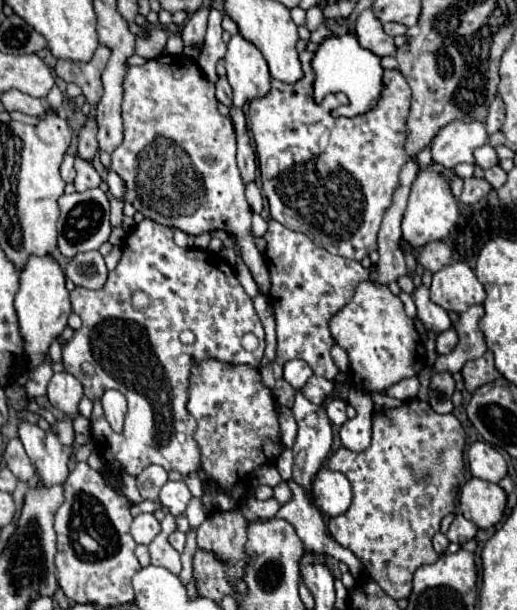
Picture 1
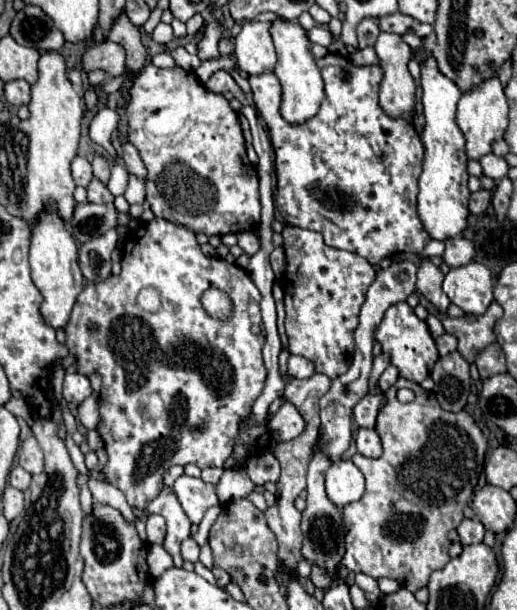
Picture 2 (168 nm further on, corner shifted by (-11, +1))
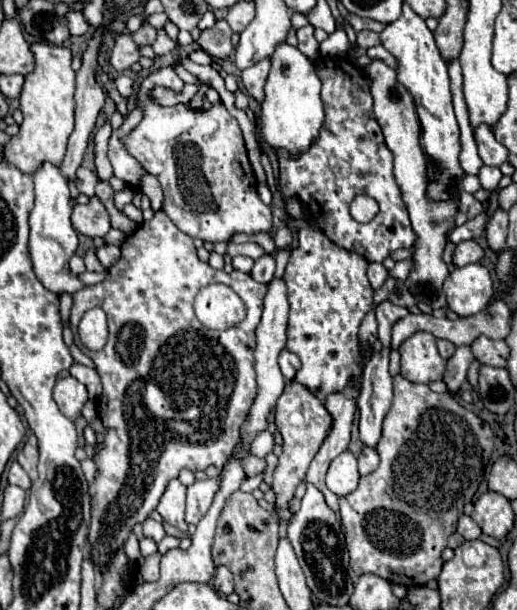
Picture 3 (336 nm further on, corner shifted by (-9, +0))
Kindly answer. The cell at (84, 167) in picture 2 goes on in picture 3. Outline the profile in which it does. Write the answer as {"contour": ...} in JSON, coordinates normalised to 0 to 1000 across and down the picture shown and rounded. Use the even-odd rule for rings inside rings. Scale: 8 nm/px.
{"contour":[[[155,274],[155,277],[151,277],[147,307],[151,307],[155,316],[178,323],[178,320],[182,320],[182,303],[186,303],[186,297],[190,297],[190,290],[186,290],[182,280],[174,280],[174,277],[166,277],[166,274]]]}

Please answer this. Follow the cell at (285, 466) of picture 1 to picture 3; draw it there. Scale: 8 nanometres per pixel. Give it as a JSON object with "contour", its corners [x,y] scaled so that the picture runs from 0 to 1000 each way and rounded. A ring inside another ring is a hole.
{"contour":[[[573,621],[557,625],[549,634],[549,644],[542,648],[538,661],[534,661],[534,697],[545,710],[549,720],[549,736],[538,749],[538,762],[530,772],[530,785],[526,785],[526,802],[534,808],[534,851],[538,854],[557,854],[565,851],[565,838],[561,838],[561,821],[569,815],[573,798],[588,789],[596,762],[603,756],[603,749],[615,743],[627,716],[634,713],[642,684],[631,674],[631,667],[619,661],[619,654],[603,644],[592,641],[592,634],[584,634]]]}

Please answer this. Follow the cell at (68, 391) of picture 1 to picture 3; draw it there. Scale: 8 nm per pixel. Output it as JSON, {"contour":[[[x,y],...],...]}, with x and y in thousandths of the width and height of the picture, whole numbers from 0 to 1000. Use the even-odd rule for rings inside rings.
{"contour":[[[124,618],[104,634],[104,657],[112,661],[116,674],[135,687],[147,687],[155,680],[155,670],[166,661],[166,654],[166,631],[143,618]]]}

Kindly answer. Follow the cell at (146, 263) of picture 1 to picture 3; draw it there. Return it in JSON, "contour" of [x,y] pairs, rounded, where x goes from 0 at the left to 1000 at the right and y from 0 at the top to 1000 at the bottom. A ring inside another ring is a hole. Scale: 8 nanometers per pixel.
{"contour":[[[313,346],[298,349],[294,362],[279,362],[255,385],[244,389],[232,425],[213,438],[209,454],[197,464],[162,470],[143,480],[135,510],[143,562],[182,592],[201,631],[201,641],[190,654],[190,684],[205,710],[193,739],[182,746],[190,772],[174,795],[178,854],[170,877],[174,890],[190,900],[186,920],[193,933],[213,920],[213,907],[240,893],[255,864],[267,854],[279,854],[286,841],[302,834],[325,789],[337,785],[348,769],[395,772],[406,762],[429,769],[437,752],[445,752],[449,736],[464,716],[468,690],[476,687],[499,644],[491,569],[511,484],[515,467],[491,461],[480,448],[437,448],[429,441],[410,441],[402,431],[387,428],[379,418],[375,392],[352,382]],[[406,464],[441,467],[472,493],[476,523],[464,533],[437,543],[406,543],[383,530],[371,497],[379,480]],[[178,503],[197,503],[209,520],[213,549],[209,562],[193,575],[166,572],[147,546],[151,526]]]}

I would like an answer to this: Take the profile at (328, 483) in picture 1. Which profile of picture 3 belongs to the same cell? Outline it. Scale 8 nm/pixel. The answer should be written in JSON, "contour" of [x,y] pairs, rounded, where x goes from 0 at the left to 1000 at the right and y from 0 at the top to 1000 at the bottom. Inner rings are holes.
{"contour":[[[677,739],[658,743],[642,759],[631,775],[631,798],[650,808],[654,815],[665,815],[681,805],[689,805],[696,789],[692,779],[692,759],[689,749]]]}

